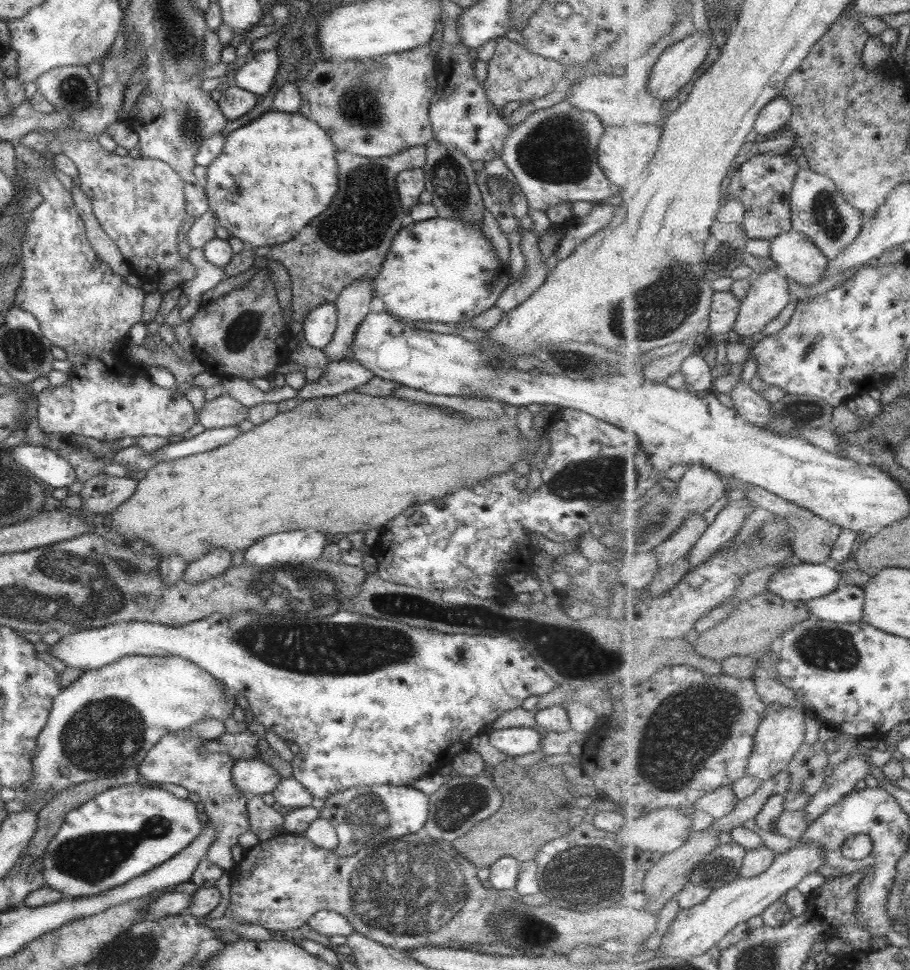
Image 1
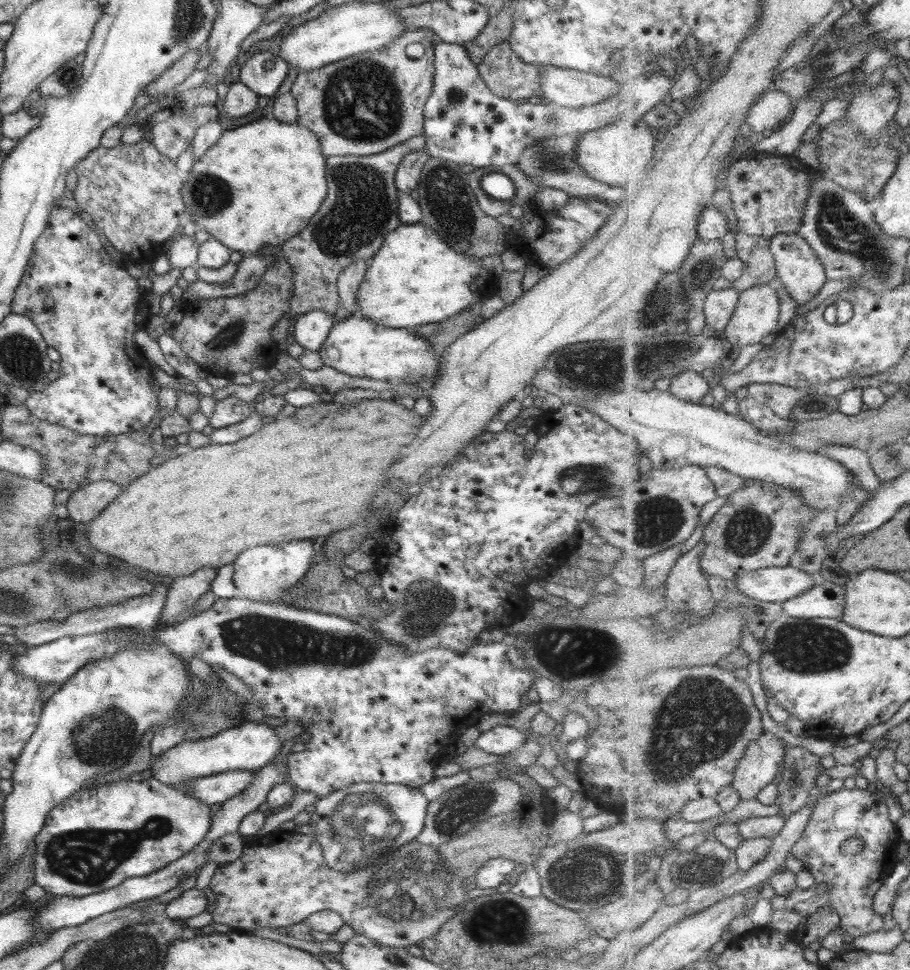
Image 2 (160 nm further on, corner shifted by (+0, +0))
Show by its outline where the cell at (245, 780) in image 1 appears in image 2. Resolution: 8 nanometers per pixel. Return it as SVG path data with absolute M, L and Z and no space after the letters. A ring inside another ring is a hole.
M229 770L193 779L189 790L191 796L205 803L222 804L241 792L251 782L256 770Z

